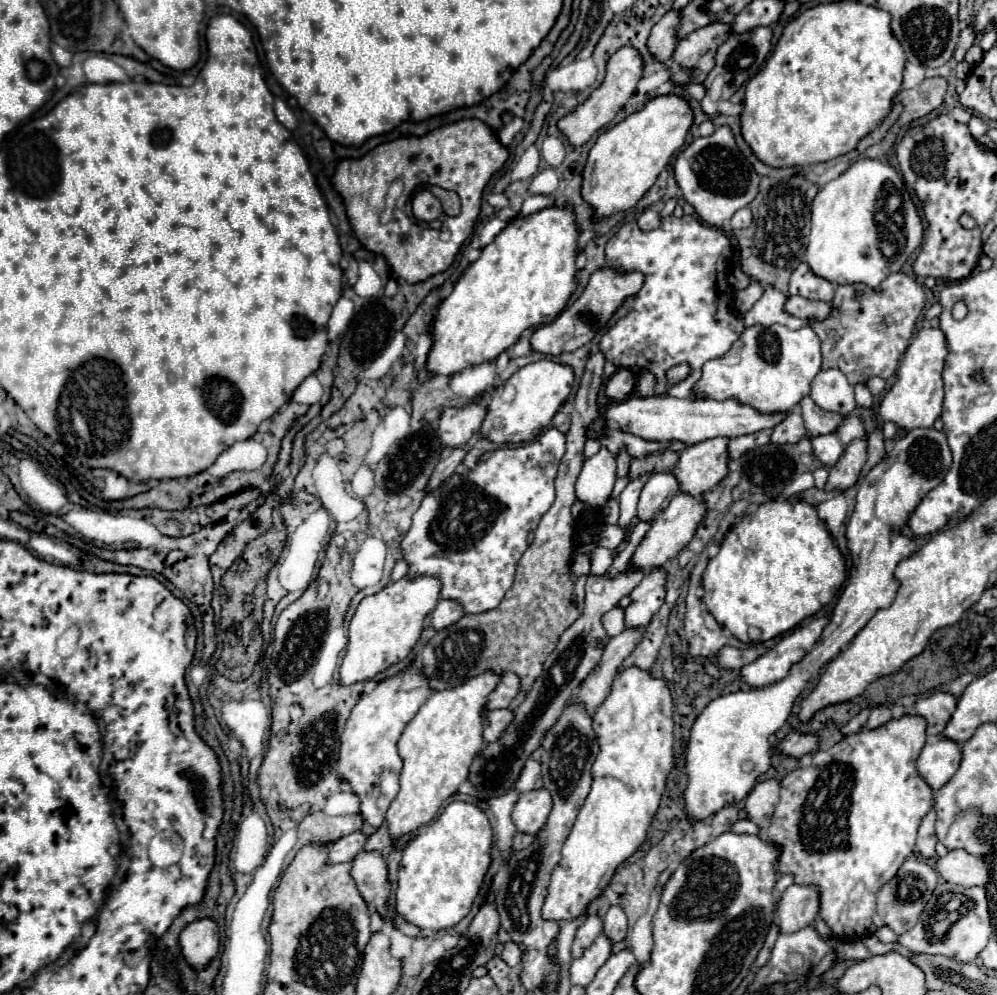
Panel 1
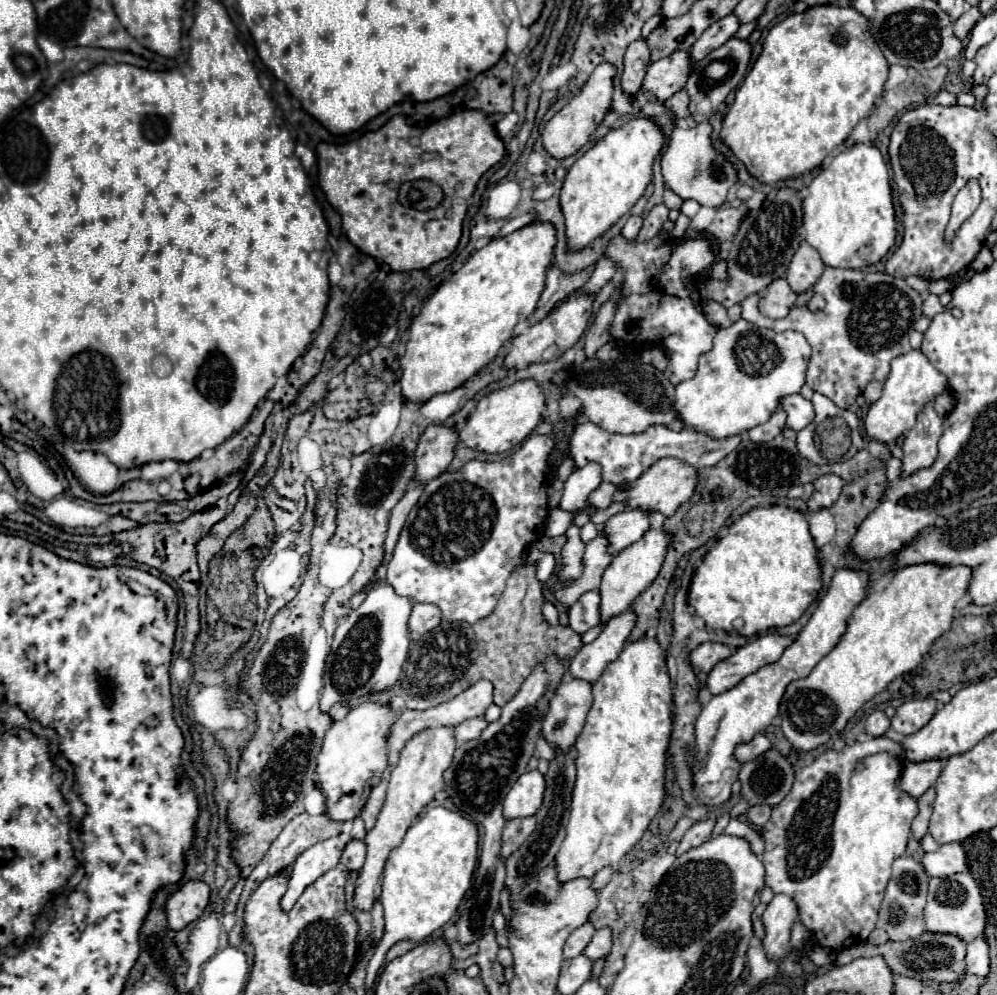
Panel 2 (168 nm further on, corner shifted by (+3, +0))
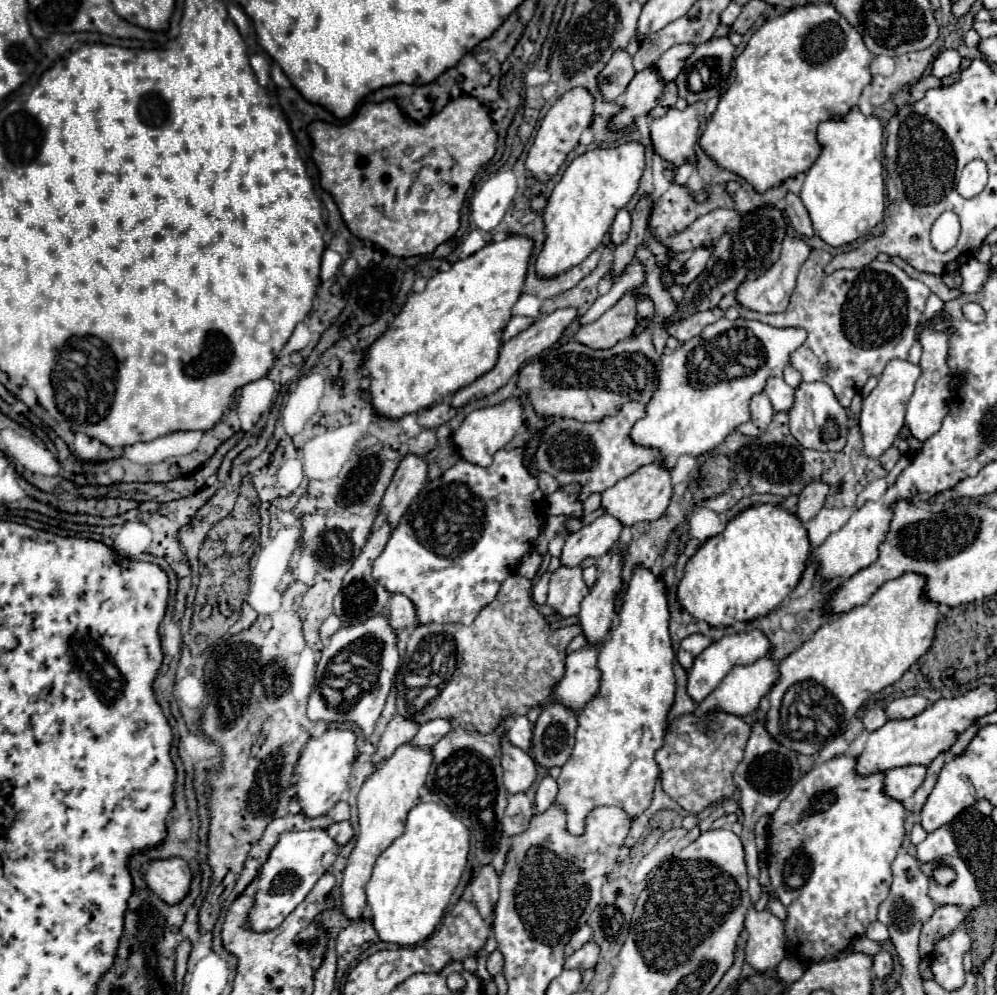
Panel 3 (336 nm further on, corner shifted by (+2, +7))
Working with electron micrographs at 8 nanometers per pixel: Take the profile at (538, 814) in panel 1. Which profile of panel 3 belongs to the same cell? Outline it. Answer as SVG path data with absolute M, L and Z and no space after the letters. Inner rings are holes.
M504 744L502 766L504 766L504 786L508 794L526 794L536 782L538 766L534 764L534 758L512 744Z

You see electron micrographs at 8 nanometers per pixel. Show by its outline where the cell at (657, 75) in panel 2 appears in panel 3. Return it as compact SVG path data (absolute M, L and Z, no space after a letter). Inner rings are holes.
M654 64L650 68L644 68L642 72L636 72L636 76L624 92L624 104L620 114L612 120L612 128L624 128L632 124L634 118L650 112L658 104L664 86L666 84L662 76L658 76L658 68L654 68Z

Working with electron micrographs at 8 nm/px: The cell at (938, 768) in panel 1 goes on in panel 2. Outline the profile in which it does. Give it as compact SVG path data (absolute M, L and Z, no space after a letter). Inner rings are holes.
M923 761L923 763L903 763L899 787L913 799L919 799L939 777L943 761Z

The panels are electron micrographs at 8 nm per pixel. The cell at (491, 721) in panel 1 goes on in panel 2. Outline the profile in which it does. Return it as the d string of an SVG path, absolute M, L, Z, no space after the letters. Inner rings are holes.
M475 717L475 719L465 719L463 723L455 725L455 739L457 743L465 743L465 741L471 741L471 739L477 739L477 735L485 729L487 721L483 717Z

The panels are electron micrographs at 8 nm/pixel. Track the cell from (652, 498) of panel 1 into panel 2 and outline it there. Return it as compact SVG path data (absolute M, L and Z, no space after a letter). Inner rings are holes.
M623 511L613 515L603 525L603 537L607 539L607 551L611 555L617 555L621 549L629 547L637 539L643 537L643 533L649 529L649 517L641 515L641 511Z

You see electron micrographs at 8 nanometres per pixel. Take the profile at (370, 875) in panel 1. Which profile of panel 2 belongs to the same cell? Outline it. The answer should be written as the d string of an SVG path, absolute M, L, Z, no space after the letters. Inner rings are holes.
M361 839L347 841L343 855L341 855L341 865L347 871L359 871L361 863L365 863L365 843Z

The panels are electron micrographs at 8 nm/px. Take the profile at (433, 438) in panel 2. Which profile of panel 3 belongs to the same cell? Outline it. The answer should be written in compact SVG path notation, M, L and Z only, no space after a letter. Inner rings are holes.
M406 454L400 460L400 466L394 474L394 480L380 504L380 510L386 512L386 518L396 526L414 500L414 496L428 482L428 458L426 454Z

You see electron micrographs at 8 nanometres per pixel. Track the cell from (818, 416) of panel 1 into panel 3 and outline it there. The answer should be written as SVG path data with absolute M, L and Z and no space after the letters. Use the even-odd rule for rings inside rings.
M770 378L764 394L768 394L776 412L788 412L794 406L794 388L790 388L784 378Z

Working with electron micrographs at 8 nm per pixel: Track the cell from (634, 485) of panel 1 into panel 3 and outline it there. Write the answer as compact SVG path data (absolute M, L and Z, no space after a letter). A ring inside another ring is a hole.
M556 570L550 578L548 606L552 606L560 616L578 616L580 604L590 588L584 584L582 572L576 570Z

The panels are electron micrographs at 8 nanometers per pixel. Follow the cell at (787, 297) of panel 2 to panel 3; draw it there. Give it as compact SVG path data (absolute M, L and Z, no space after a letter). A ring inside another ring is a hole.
M788 238L784 240L782 244L782 254L780 254L780 260L760 278L756 280L746 280L744 284L740 284L738 292L736 292L736 298L738 302L744 306L744 308L750 308L750 310L756 310L760 314L776 314L776 312L784 312L788 302L790 302L790 296L794 292L794 286L796 286L796 274L800 270L800 266L804 264L804 260L808 258L810 254L810 248L808 244L802 240L802 238Z

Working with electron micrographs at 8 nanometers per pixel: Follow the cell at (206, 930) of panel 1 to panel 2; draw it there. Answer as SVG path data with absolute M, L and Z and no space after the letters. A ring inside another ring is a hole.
M201 879L187 881L183 887L173 891L165 903L169 927L173 931L183 929L203 913L207 903L209 903L209 885Z

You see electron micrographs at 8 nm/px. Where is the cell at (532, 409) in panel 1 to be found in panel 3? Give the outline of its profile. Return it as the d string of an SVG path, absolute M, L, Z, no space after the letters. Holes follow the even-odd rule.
M512 396L496 406L486 406L486 408L478 408L478 410L470 412L464 418L464 422L460 424L460 428L452 434L452 442L458 448L460 456L466 458L468 462L474 462L480 466L490 466L494 452L504 448L522 426L524 426L522 402L518 396Z

